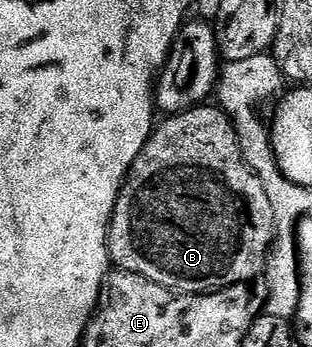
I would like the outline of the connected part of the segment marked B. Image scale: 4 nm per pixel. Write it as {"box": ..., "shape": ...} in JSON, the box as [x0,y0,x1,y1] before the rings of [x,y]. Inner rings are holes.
{"box":[109,106,276,294],"shape":[[[198,106],[188,108],[177,116],[162,119],[149,135],[147,146],[135,158],[131,170],[125,175],[125,182],[121,185],[121,193],[115,202],[113,221],[109,223],[109,258],[114,269],[131,274],[139,274],[159,286],[168,288],[174,294],[204,294],[206,292],[220,292],[222,288],[230,288],[236,284],[248,285],[249,280],[256,281],[265,268],[265,260],[269,256],[269,249],[276,235],[275,214],[271,210],[271,202],[267,199],[267,190],[263,190],[263,182],[255,178],[251,166],[241,153],[239,138],[233,129],[233,123],[220,106]]]}

